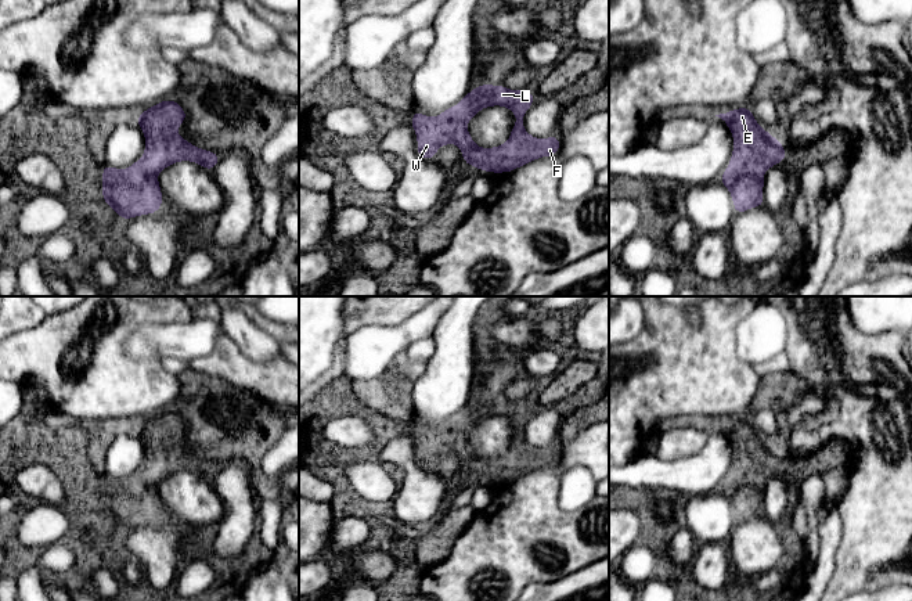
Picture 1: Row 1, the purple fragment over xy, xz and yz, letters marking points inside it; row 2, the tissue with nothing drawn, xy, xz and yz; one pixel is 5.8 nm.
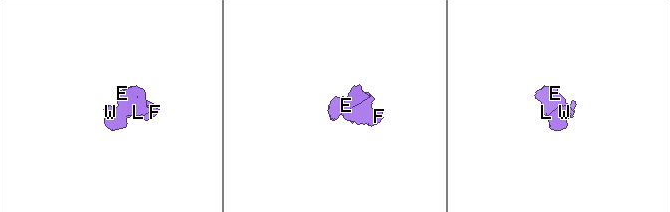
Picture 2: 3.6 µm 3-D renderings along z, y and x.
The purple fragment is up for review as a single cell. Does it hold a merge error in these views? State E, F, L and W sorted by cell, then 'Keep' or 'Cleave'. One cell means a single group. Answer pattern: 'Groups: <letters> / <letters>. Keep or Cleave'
Groups: E F L W. Keep

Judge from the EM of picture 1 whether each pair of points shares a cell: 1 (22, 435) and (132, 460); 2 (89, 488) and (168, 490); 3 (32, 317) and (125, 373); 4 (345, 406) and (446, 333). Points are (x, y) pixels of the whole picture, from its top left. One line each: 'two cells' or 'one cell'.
1: two cells
2: two cells
3: two cells
4: two cells

